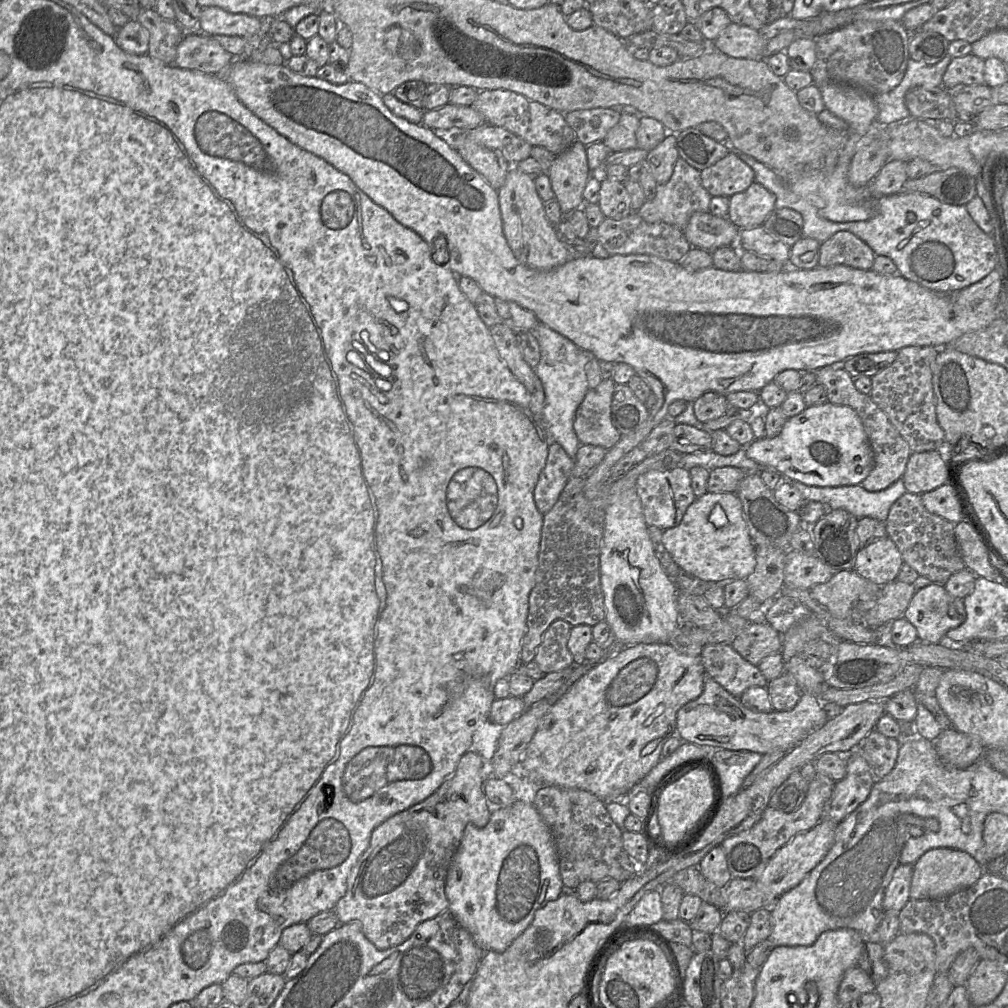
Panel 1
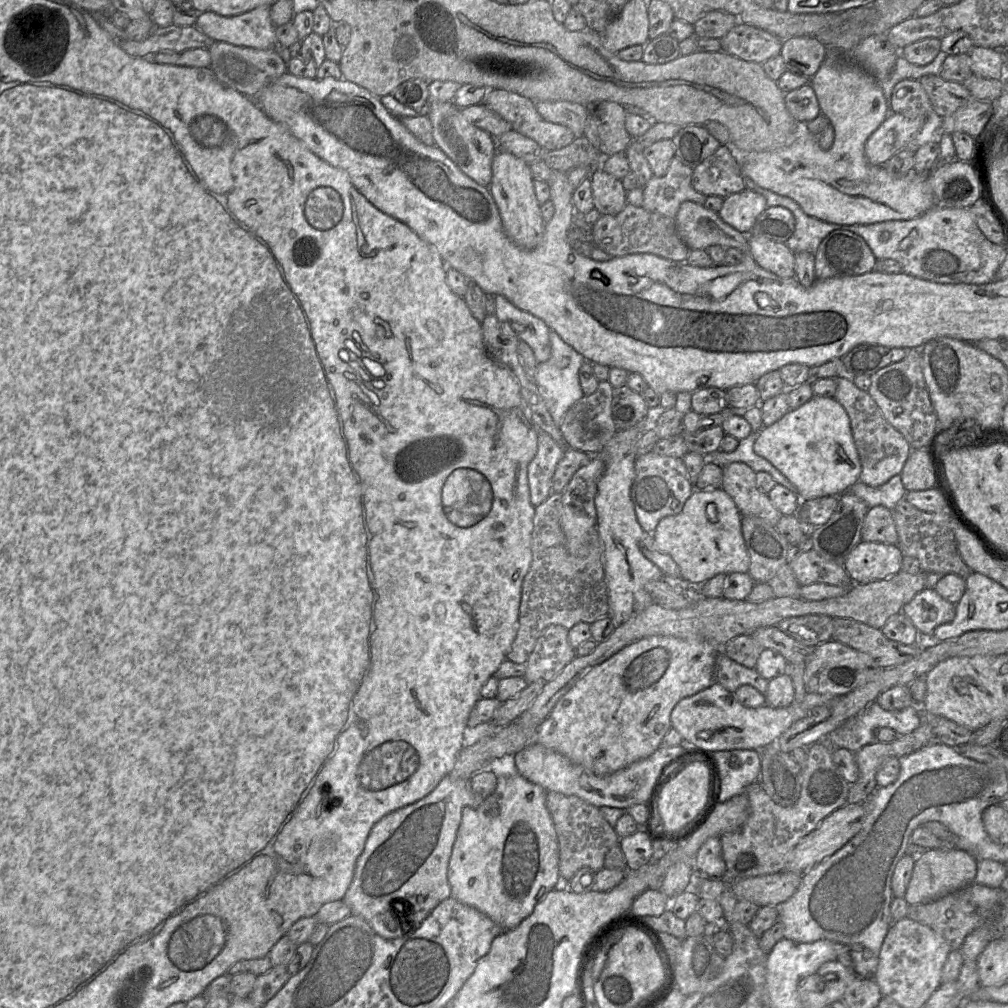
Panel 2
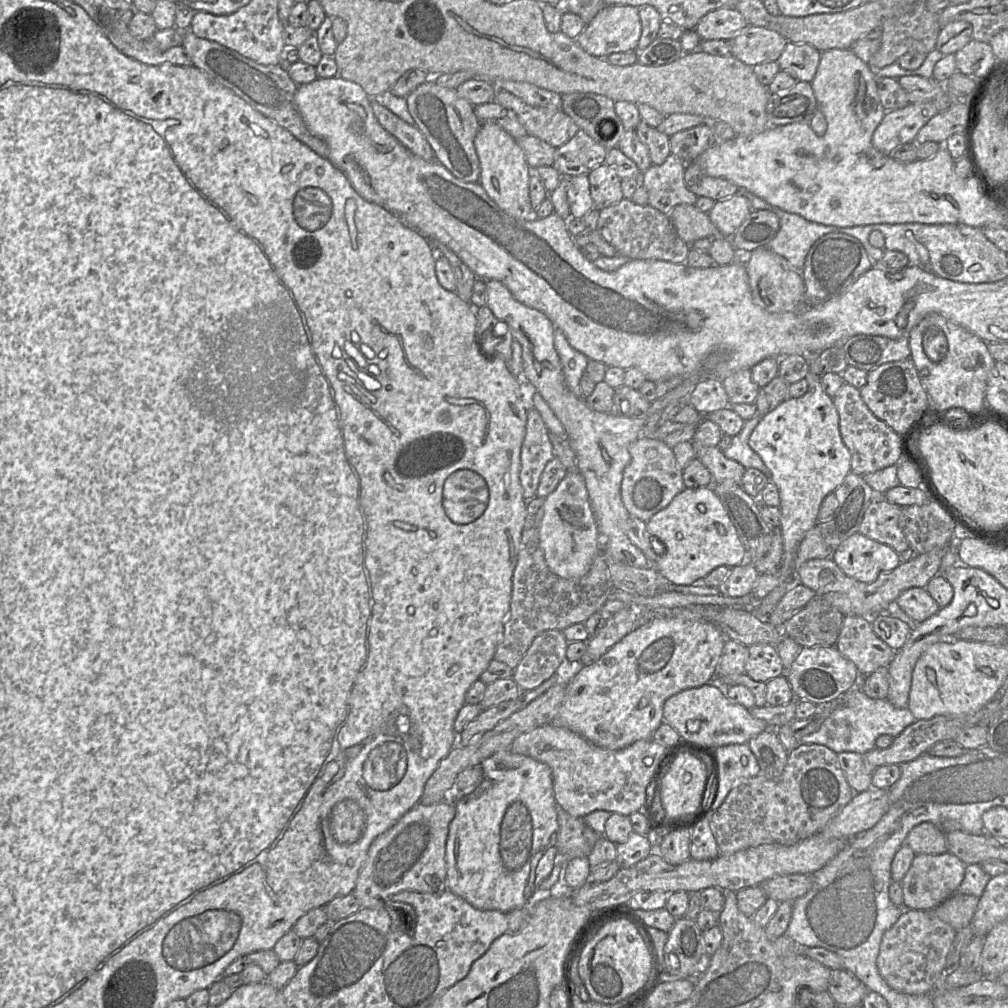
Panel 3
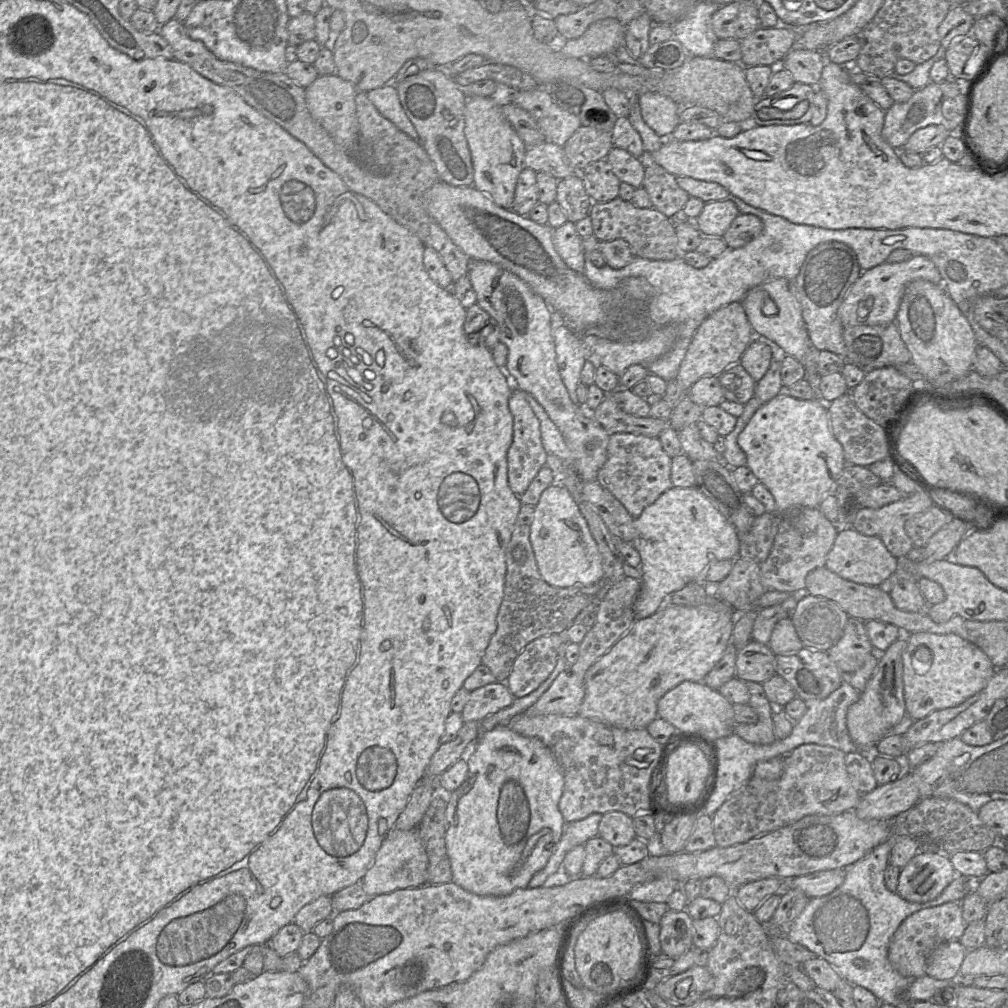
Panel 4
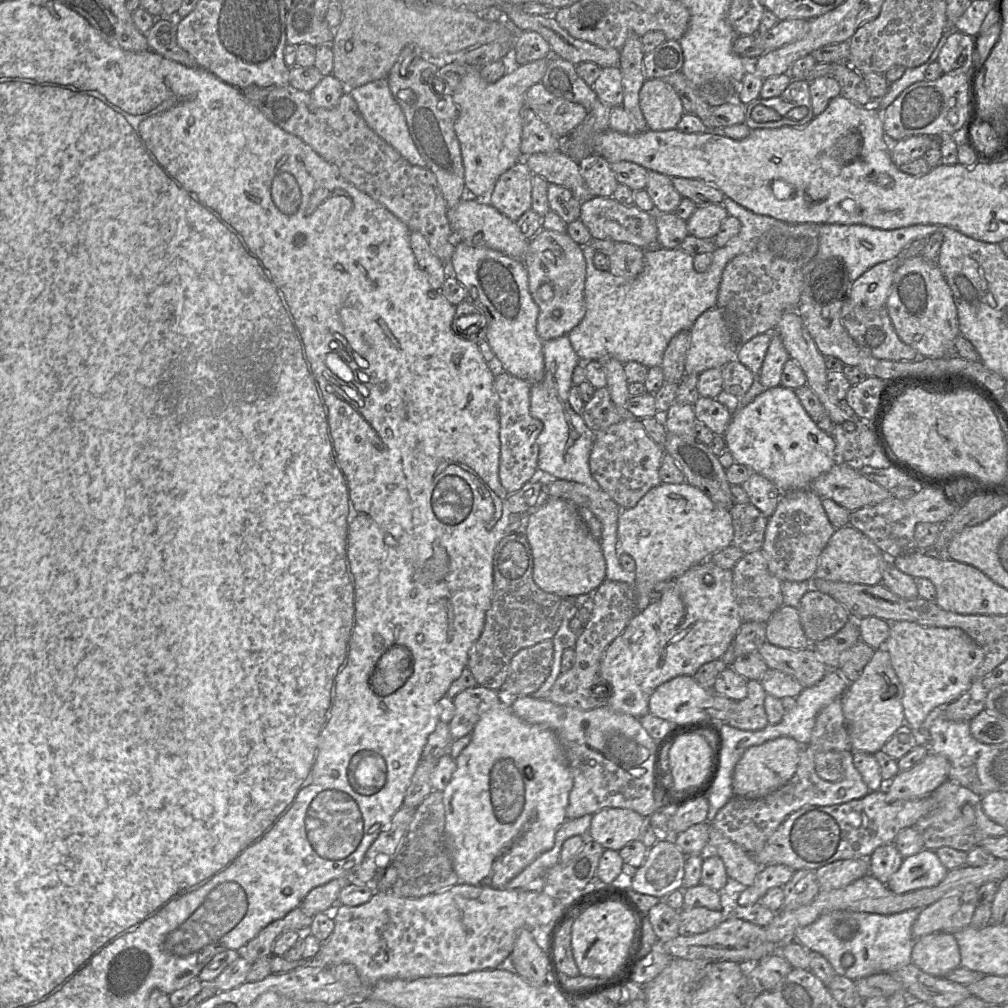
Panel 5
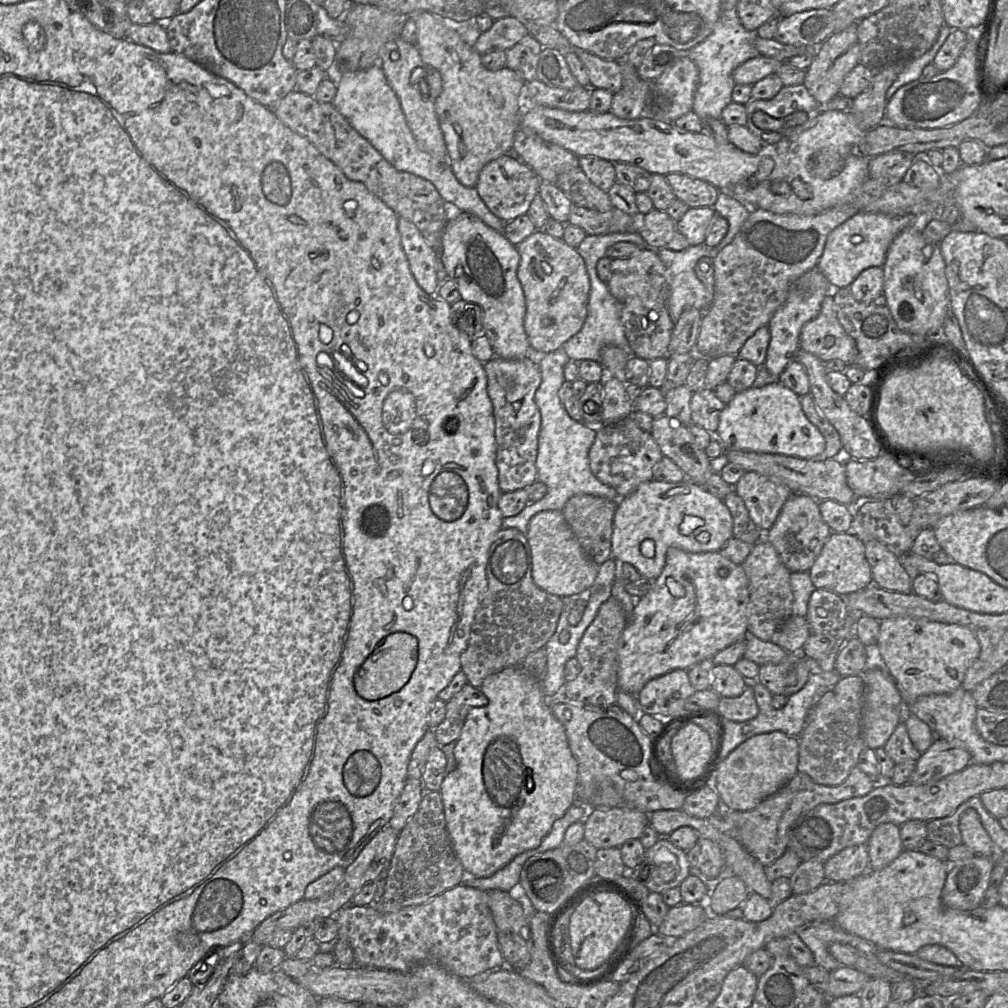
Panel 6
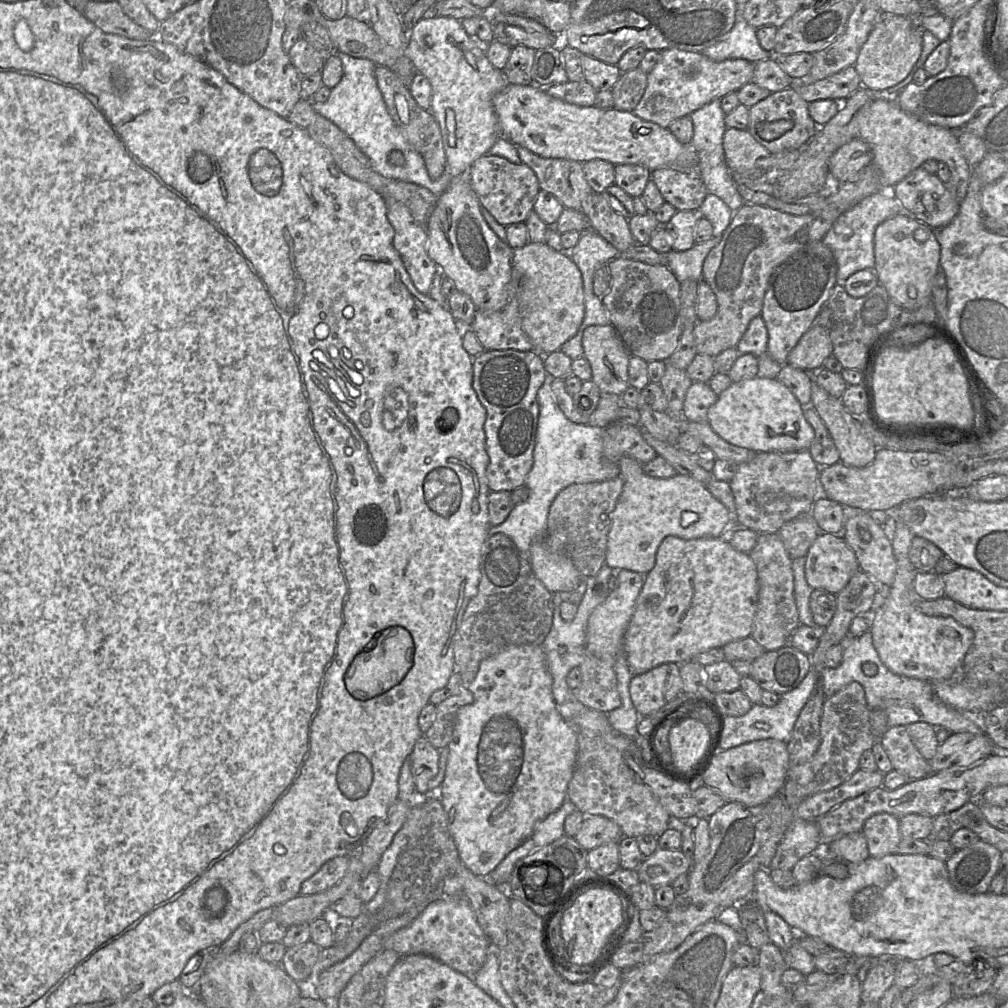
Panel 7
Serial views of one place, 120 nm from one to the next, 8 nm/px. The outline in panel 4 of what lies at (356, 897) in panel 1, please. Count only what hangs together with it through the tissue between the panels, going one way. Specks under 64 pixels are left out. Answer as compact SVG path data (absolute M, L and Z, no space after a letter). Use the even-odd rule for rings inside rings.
M417 827L410 830L392 830L378 849L361 884L369 897L397 889L420 887L427 884L428 857Z

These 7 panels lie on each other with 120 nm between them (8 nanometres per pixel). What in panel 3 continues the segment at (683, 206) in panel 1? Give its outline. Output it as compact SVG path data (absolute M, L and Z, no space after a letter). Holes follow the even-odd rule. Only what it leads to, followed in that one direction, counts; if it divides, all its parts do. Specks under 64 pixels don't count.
M671 153L663 164L652 164L641 174L640 182L648 193L648 205L668 215L679 204L695 204L698 196L684 182L686 166Z

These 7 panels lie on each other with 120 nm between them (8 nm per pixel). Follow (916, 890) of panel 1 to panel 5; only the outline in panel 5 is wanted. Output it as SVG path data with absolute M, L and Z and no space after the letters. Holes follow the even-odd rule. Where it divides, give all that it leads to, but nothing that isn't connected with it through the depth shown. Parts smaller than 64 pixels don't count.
M924 848L905 857L886 886L896 894L904 894L938 885L947 872L948 869L941 863L935 851Z

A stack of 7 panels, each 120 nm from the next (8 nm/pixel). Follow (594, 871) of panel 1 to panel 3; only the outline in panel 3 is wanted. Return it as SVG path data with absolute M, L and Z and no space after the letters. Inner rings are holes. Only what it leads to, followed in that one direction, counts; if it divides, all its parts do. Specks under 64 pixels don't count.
M558 804L557 819L559 824L556 842L558 859L572 860L588 857L595 843L604 836L587 826L583 818L571 816Z

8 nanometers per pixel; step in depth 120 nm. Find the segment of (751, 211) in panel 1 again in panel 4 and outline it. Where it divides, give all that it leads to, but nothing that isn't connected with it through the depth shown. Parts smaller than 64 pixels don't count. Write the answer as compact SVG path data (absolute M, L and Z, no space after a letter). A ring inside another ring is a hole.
M716 200L706 202L701 213L693 221L703 236L722 237L739 214L732 200Z

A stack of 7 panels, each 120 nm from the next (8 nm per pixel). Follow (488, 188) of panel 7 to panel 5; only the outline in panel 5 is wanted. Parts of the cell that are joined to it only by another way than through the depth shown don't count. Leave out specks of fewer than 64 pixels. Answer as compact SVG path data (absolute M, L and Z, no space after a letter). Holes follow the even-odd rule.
M521 159L499 176L486 201L516 222L524 212L531 209L532 180L533 173Z

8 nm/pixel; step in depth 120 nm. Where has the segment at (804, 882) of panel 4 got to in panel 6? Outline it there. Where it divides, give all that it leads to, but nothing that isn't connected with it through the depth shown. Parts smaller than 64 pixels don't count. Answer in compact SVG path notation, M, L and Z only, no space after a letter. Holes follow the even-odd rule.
M867 844L847 847L823 864L827 881L848 882L869 870Z

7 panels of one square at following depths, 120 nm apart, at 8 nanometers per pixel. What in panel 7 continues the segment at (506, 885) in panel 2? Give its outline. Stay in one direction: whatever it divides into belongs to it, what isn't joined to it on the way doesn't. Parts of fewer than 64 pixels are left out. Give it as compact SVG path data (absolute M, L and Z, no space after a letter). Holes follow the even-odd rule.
M523 644L509 645L501 652L482 660L475 679L466 685L473 693L474 700L471 704L461 706L457 711L453 735L447 745L449 754L445 776L437 795L445 810L448 827L456 844L460 860L476 876L486 876L493 871L507 854L532 835L540 821L558 810L566 799L568 784L576 765L578 731L562 716L560 707L553 698L552 683L553 678L543 648L540 645Z

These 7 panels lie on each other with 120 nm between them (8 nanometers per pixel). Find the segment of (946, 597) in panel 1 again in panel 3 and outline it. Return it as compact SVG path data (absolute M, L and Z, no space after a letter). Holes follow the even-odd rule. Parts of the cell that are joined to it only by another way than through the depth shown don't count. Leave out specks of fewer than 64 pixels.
M921 587L903 591L896 599L896 604L917 624L925 621L940 609L929 592Z

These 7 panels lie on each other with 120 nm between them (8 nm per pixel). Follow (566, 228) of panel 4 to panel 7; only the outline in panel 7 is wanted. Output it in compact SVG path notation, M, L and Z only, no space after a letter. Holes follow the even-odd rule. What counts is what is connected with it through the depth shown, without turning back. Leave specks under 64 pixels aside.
M528 242L513 249L513 291L516 294L521 326L534 350L547 355L579 330L585 315L582 275L569 254L556 251L546 243Z

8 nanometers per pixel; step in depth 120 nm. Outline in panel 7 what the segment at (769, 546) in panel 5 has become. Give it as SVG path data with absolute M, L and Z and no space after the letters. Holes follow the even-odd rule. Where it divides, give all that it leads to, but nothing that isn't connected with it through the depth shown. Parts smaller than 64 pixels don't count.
M811 513L801 514L786 522L778 531L792 560L805 557L819 534L819 526Z

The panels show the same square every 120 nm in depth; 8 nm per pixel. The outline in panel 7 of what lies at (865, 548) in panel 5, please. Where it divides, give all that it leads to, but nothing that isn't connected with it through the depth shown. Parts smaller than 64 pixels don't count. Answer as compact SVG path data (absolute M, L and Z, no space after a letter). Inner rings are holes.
M843 531L838 534L820 532L805 556L805 577L813 589L824 589L837 595L860 569L854 551L843 538Z

